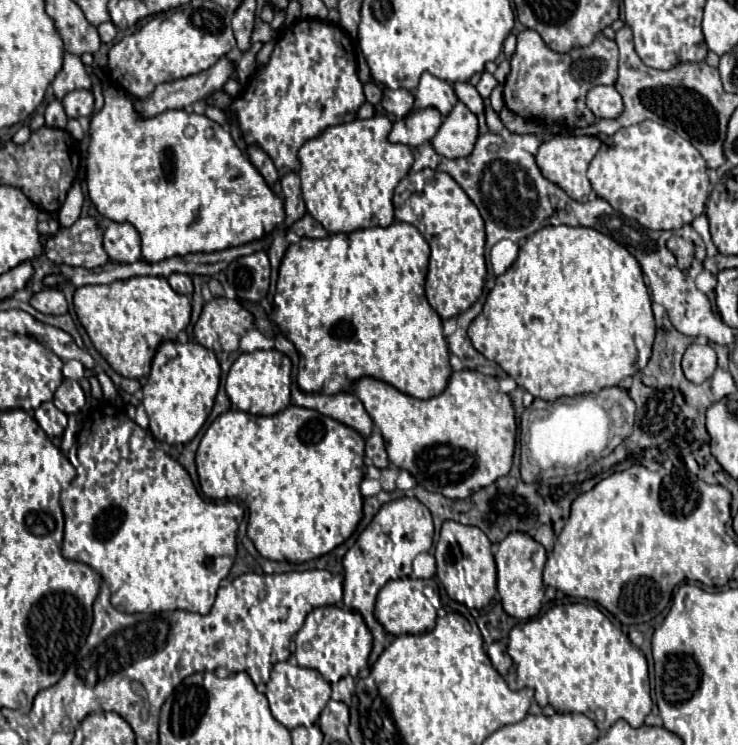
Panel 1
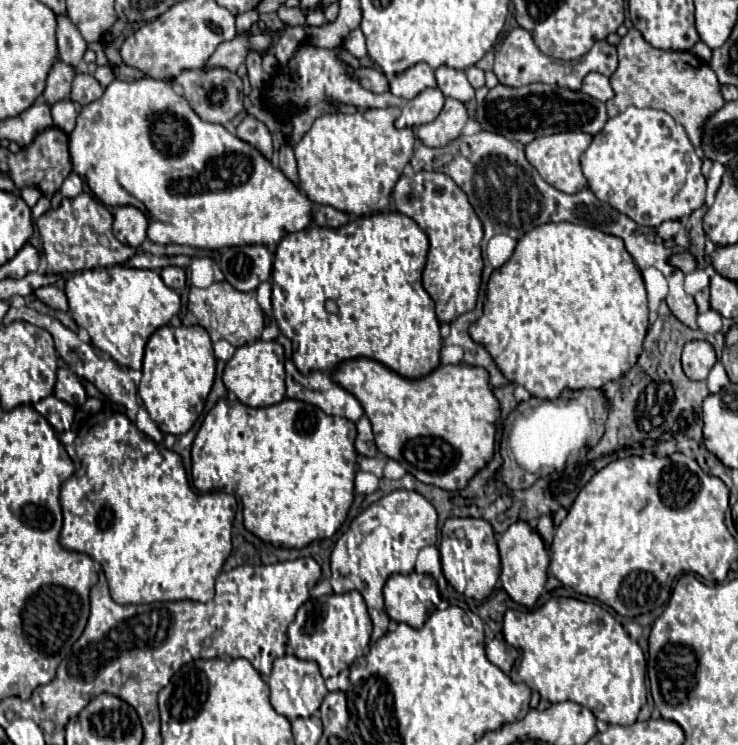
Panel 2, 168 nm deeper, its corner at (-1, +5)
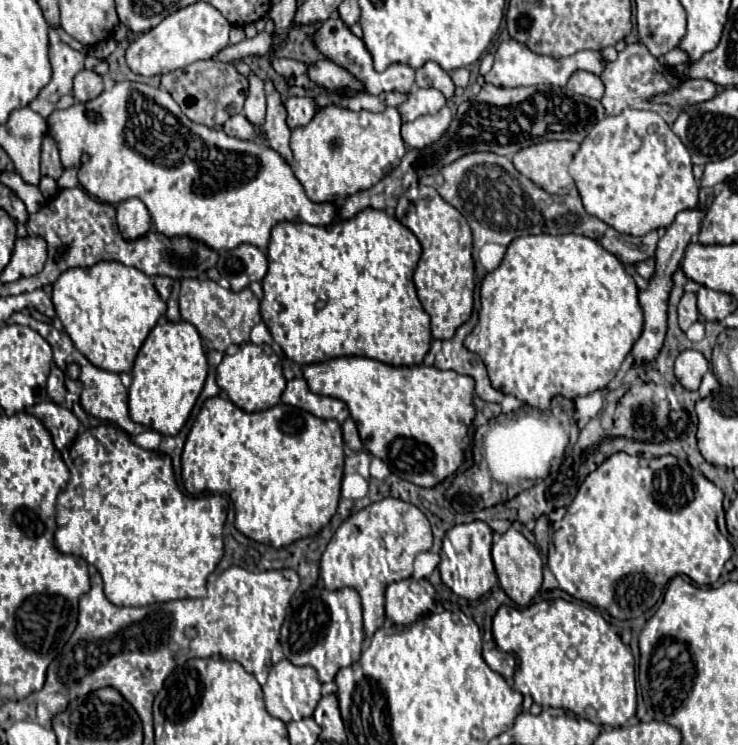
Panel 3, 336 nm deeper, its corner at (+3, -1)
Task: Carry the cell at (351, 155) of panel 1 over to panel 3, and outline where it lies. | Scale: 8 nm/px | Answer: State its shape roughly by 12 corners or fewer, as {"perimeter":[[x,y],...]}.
{"perimeter":[[322,107],[294,129],[316,203],[374,187],[406,153],[396,107]]}

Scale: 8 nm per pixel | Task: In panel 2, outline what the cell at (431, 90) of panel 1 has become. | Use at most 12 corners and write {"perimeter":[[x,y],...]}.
{"perimeter":[[416,63],[390,77],[390,93],[416,97],[436,87],[430,65]]}

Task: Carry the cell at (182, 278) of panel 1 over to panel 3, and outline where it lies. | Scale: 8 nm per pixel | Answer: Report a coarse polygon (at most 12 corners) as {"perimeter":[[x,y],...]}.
{"perimeter":[[164,275],[152,277],[156,291],[168,301],[174,279]]}

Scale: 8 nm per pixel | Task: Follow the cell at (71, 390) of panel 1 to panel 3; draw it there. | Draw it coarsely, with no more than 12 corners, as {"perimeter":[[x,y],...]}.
{"perimeter":[[52,367],[48,377],[48,397],[64,403],[64,371]]}

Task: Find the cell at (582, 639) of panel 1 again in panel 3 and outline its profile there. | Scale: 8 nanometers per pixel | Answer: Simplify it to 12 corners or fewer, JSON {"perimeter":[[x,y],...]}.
{"perimeter":[[502,605],[514,689],[596,725],[636,715],[636,667],[600,613]]}

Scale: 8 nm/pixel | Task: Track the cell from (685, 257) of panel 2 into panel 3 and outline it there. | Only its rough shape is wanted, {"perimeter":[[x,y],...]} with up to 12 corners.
{"perimeter":[[646,259],[636,263],[634,269],[638,275],[650,279],[654,275],[656,259]]}

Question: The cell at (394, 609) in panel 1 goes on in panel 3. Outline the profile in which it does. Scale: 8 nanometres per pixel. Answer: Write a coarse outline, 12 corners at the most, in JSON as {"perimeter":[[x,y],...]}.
{"perimeter":[[406,579],[386,589],[386,619],[410,625],[435,609],[433,585]]}

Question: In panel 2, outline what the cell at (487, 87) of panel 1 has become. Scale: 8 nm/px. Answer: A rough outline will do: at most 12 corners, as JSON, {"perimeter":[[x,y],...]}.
{"perimeter":[[468,67],[466,77],[474,89],[484,85],[484,71]]}

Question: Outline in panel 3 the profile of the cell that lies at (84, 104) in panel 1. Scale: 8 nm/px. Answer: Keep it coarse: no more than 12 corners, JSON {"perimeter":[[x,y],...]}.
{"perimeter":[[94,71],[74,77],[74,99],[86,103],[102,93],[102,79]]}

